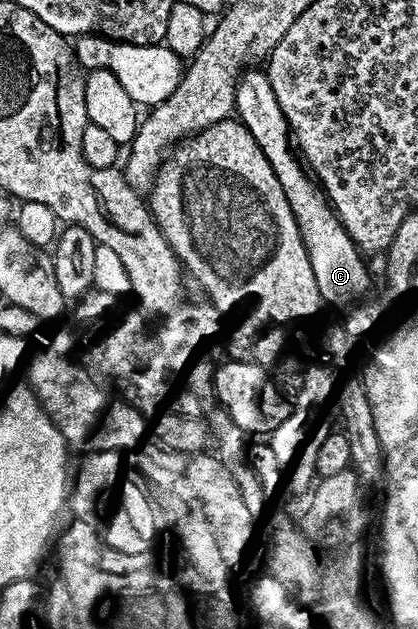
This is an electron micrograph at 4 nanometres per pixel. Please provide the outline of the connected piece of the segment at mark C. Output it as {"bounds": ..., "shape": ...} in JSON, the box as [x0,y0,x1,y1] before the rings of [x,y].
{"bounds":[235,69,370,305],"shape":[[[245,69],[237,80],[235,115],[258,142],[259,149],[266,155],[283,193],[286,194],[287,204],[299,227],[311,270],[314,271],[314,280],[318,284],[321,301],[327,305],[350,304],[362,297],[370,286],[368,270],[362,260],[363,255],[346,234],[323,193],[316,189],[313,179],[307,175],[305,167],[294,151],[288,122],[282,114],[281,107],[278,106],[267,73],[261,69],[260,71],[250,69]]]}

